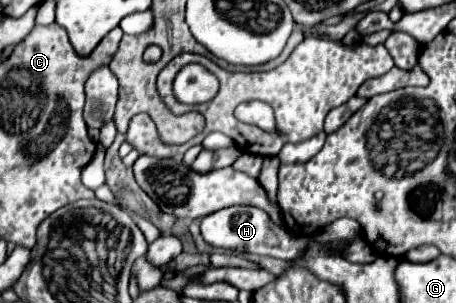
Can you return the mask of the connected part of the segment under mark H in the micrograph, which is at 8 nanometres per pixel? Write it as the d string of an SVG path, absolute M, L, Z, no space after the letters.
M231 206L225 210L217 210L217 214L207 214L205 218L201 218L201 234L205 242L217 248L273 256L273 258L281 258L287 262L295 260L305 250L303 236L293 236L287 228L275 226L263 210L253 208L253 206Z

